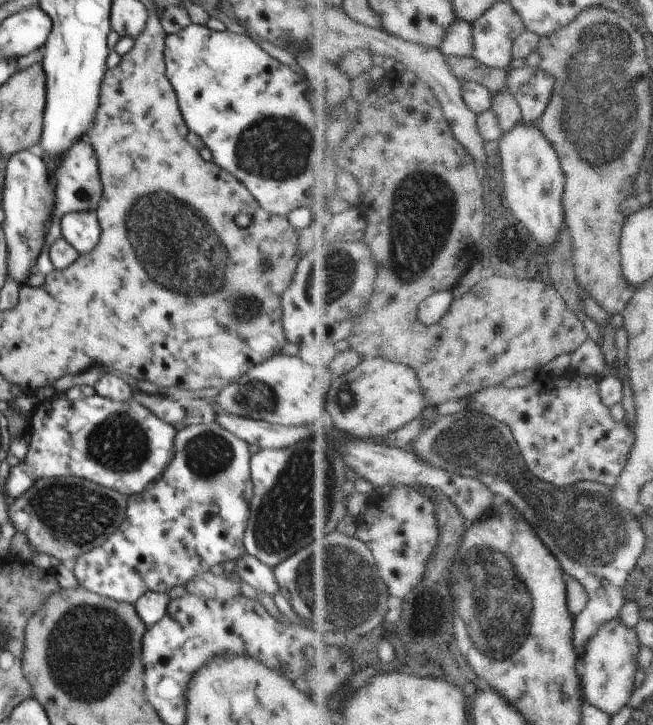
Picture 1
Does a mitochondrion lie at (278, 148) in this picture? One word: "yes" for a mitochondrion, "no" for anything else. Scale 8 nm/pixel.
yes

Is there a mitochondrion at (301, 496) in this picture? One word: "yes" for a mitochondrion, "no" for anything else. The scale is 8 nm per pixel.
yes

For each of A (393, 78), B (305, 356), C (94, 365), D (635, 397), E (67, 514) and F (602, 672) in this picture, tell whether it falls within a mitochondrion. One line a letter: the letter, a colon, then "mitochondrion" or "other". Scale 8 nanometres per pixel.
A: other
B: other
C: other
D: other
E: mitochondrion
F: other

